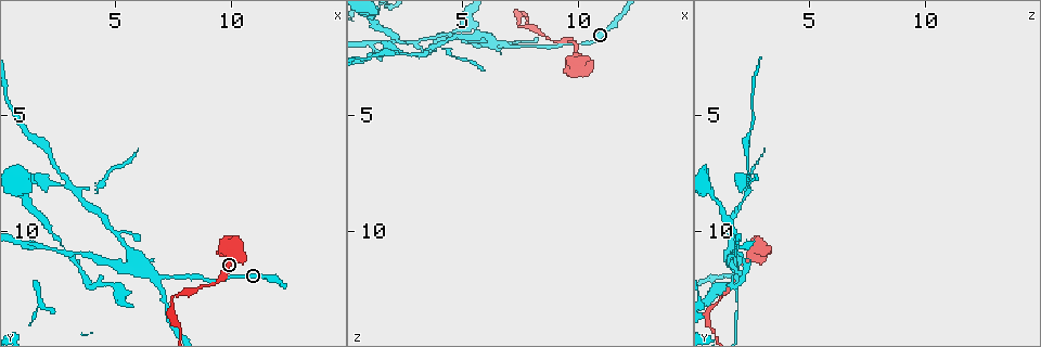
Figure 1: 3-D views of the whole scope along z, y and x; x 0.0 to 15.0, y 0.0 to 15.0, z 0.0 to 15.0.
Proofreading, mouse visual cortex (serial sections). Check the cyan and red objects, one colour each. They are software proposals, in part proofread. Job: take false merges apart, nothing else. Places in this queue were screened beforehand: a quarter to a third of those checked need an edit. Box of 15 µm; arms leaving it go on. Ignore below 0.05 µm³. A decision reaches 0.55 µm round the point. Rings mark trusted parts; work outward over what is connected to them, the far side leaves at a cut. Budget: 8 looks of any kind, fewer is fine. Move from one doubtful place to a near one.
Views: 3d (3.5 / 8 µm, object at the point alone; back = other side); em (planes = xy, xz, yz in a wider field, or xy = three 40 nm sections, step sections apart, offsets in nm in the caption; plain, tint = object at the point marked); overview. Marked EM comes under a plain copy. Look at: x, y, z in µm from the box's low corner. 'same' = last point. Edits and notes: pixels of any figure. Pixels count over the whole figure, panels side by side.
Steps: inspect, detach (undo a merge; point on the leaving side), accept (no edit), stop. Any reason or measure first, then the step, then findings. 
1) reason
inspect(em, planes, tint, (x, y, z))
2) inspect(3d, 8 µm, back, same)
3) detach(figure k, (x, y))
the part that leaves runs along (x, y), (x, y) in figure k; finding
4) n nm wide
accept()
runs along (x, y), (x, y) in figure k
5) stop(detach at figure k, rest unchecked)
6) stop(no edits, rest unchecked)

inspect(3d, 3.5 µm, back, (9.0, 12.4, 1.7))

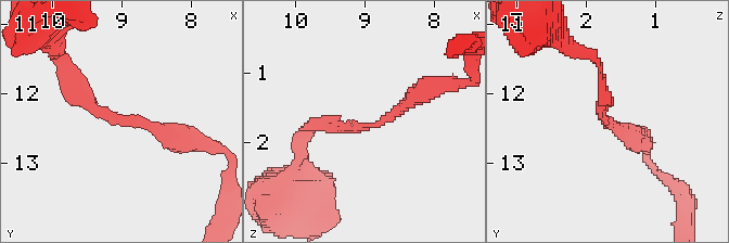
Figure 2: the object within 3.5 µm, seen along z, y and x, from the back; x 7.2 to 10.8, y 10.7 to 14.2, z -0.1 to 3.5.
arms of 200, 200 nm
inspect(em, xy, step 3, tint, (8.95, 12.40, 1.75))

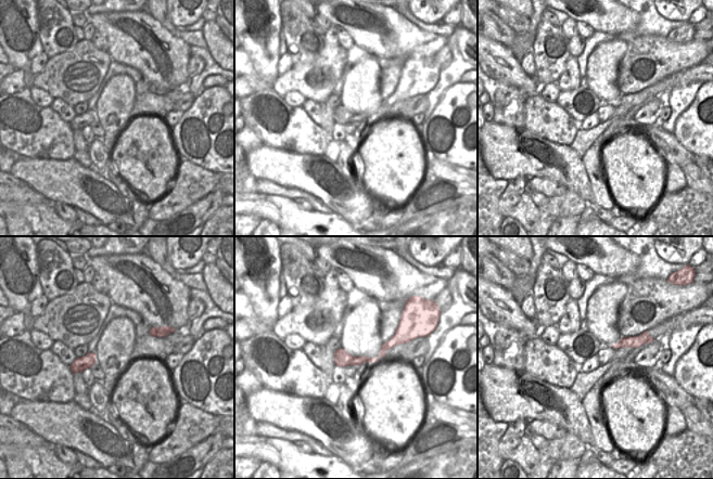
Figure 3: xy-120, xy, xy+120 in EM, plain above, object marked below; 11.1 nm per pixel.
170 nm wide
accept()
runs along (399, 340), (376, 359), (336, 361) in figure 3; all the same cell

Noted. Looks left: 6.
three-way junction
inspect(3d, 3.5 µm, back, (6.8, 11.9, 1.9))

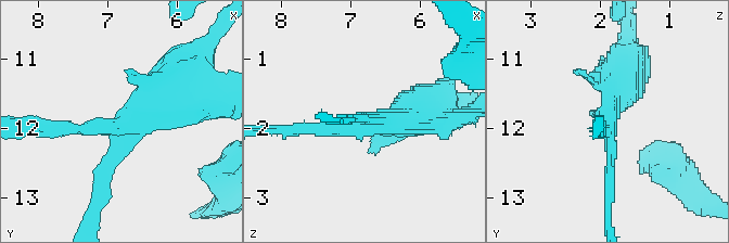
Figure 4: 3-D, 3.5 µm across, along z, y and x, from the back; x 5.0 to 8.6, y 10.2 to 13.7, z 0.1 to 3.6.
now the EM
inspect(em, planes, tint, (6.80, 11.90, 1.95))

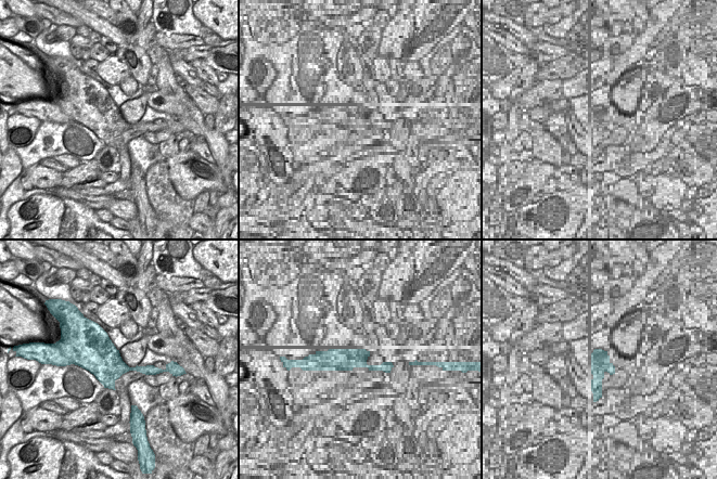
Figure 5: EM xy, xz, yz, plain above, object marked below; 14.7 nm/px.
detach(figure 4, (646, 74))
the part that leaves runs along (365, 124), (418, 104), (445, 107) in figure 4; a second cell is stuck on

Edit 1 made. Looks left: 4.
thin neck
inspect(3d, 8 µm, back, (2.9, 10.9, 1.7))

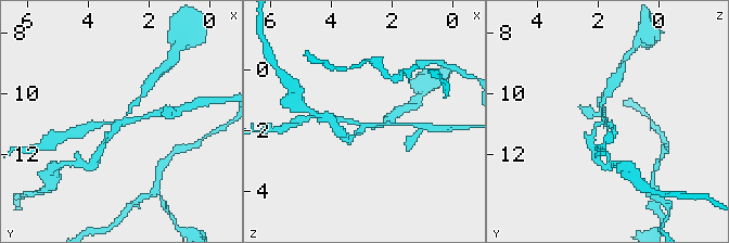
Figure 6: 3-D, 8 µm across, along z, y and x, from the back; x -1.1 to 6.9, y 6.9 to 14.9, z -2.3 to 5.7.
need the tissue
inspect(em, planes, tint, (2.9, 10.9, 1.8))

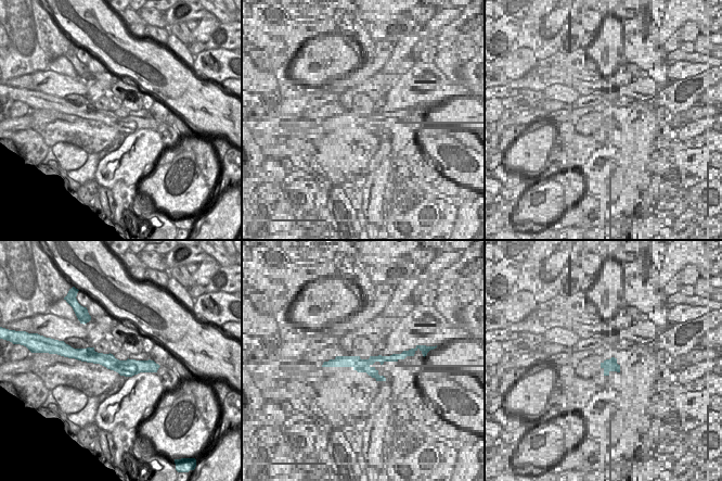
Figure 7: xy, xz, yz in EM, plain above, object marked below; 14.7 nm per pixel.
arms of 150, 150, 150, 200 nm
detach(figure 6, (109, 135))
the part that leaves runs along (127, 114), (150, 79) in figure 6; two cells meet here

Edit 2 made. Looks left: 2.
stop(detach at figure 4, detach at figure 6, rest unchecked)

